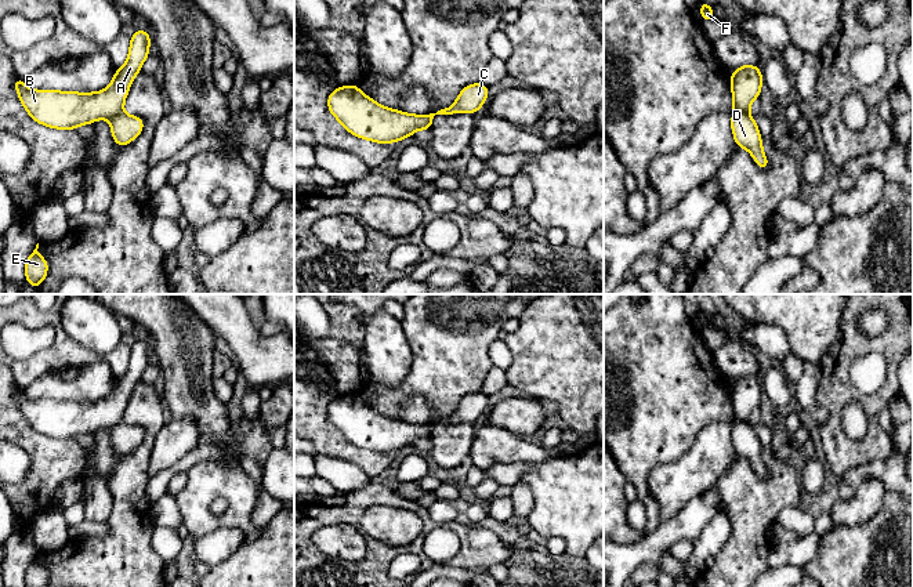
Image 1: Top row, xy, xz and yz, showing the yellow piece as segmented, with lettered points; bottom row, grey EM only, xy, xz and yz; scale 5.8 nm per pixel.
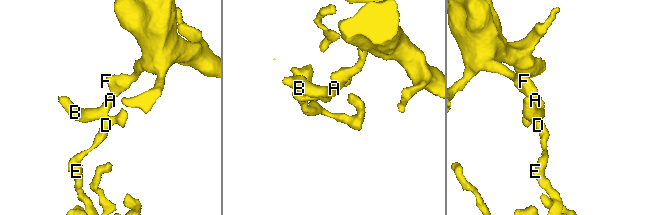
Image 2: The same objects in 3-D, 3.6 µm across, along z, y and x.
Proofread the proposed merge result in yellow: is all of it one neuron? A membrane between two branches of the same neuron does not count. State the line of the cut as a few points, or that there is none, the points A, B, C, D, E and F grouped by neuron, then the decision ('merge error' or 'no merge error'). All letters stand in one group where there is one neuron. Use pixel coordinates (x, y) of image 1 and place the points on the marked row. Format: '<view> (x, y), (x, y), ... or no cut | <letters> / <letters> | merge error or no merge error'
yz (732, 109), (746, 113) | A B F / C D E | merge error

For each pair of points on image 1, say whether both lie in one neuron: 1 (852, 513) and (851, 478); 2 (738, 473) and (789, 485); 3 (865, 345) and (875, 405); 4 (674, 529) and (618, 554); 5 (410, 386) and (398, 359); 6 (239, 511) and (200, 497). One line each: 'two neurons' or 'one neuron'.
1: two neurons
2: one neuron
3: one neuron
4: one neuron
5: two neurons
6: one neuron

